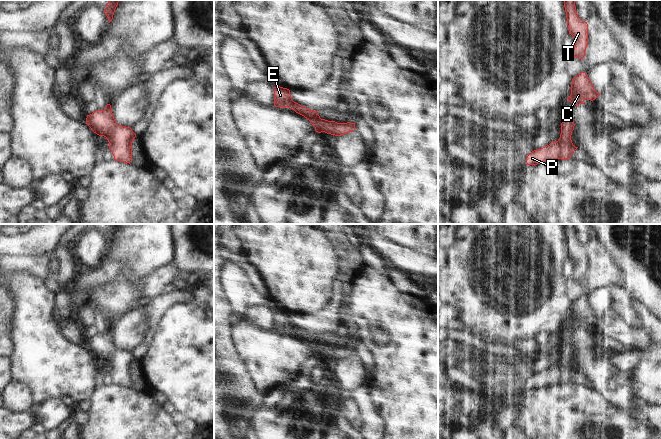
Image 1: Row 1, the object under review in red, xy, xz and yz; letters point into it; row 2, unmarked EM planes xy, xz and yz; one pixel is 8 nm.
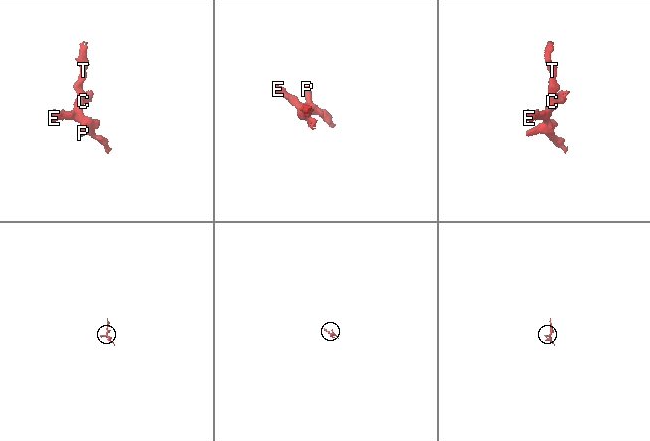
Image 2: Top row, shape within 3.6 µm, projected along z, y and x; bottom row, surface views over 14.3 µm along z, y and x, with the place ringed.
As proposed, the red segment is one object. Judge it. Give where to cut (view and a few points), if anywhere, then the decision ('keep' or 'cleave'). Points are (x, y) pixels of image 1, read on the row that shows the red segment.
no cut | keep

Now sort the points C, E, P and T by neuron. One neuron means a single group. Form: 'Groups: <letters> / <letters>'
Groups: C E P T.

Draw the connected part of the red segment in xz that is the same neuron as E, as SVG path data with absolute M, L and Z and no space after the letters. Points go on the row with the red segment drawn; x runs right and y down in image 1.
M280 86L274 89L274 106L288 107L296 113L304 116L315 127L318 133L325 132L327 134L340 136L355 130L355 123L337 123L335 121L328 121L321 119L317 111L310 110L296 102L294 102L290 95L290 90Z

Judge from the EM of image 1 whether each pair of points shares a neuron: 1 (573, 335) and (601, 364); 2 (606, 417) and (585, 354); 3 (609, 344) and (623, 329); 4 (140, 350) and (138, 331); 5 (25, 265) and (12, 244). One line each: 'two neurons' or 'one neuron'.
1: one neuron
2: two neurons
3: two neurons
4: two neurons
5: two neurons

